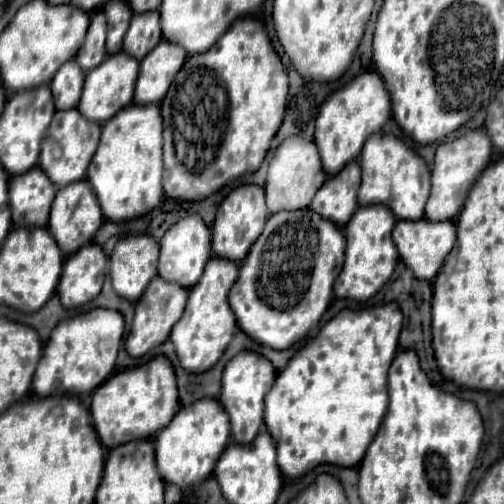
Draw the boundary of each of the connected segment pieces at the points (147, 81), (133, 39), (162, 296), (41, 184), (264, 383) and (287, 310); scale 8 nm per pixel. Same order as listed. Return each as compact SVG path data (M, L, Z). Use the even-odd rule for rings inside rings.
M161 39L161 43L141 61L133 103L159 105L163 101L163 95L167 95L175 75L183 67L185 59L187 53L183 51L183 47Z
M147 11L147 13L135 13L129 25L129 31L123 39L123 51L127 55L139 59L145 57L155 43L161 39L161 27L159 27L159 13Z
M155 277L147 285L147 291L143 293L143 297L135 303L135 319L133 319L131 333L125 341L125 351L131 357L143 357L153 347L165 343L169 339L171 327L175 327L175 323L181 319L185 303L187 303L187 289L183 289L175 283L167 283L161 277Z
M33 167L9 181L9 199L13 223L21 227L45 227L57 187L47 175Z
M241 351L239 355L235 355L225 371L223 371L223 381L221 381L221 405L229 415L231 421L231 439L237 445L249 445L255 435L259 433L261 425L263 425L263 399L267 395L267 391L273 387L277 371L273 369L273 365L261 357L259 353L253 351Z
M311 209L271 215L229 293L239 329L253 341L279 351L303 339L333 299L333 283L343 267L343 247L341 229Z

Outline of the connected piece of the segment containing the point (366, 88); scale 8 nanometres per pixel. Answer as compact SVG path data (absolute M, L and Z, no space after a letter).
M361 73L349 85L335 91L323 105L315 123L315 143L327 175L337 175L349 161L355 161L367 137L381 131L391 117L391 101L383 79L377 73Z

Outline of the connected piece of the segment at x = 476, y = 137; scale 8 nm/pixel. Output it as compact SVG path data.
M485 129L467 131L465 135L437 147L433 171L431 171L431 195L425 207L425 219L431 219L431 221L457 219L459 211L463 209L463 199L471 189L471 183L475 183L483 167L487 167L487 163L491 161L491 149L493 149L491 139L487 139Z

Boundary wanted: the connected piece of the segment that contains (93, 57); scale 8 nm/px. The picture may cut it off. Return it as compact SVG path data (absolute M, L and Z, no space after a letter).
M97 11L91 15L91 27L87 31L87 39L79 49L79 55L75 57L75 61L85 73L91 71L91 67L97 67L107 57L105 37L107 37L107 19L103 11Z

